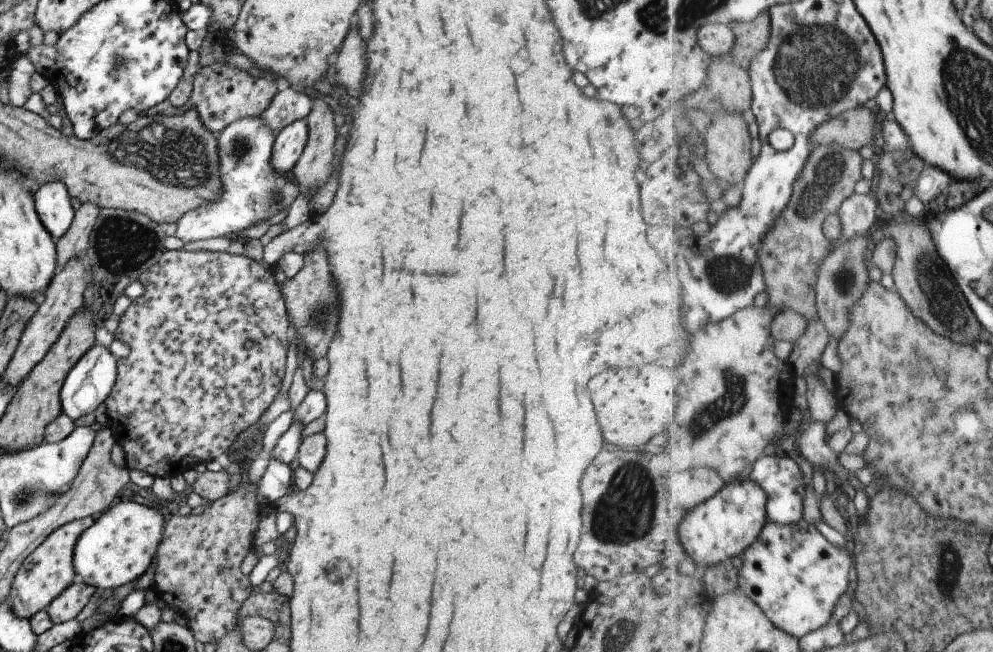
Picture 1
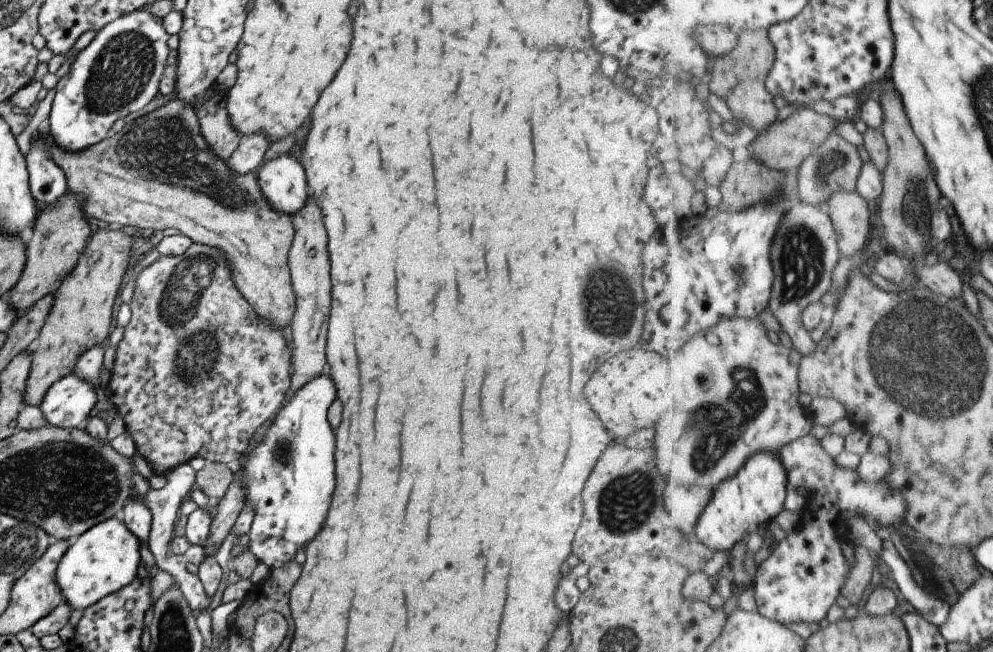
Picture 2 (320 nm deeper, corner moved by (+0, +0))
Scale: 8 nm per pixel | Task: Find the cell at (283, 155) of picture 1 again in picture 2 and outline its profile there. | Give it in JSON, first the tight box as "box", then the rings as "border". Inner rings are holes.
{"box":[257,155,310,218],"border":[[[287,155],[266,162],[257,183],[269,207],[278,215],[292,218],[303,210],[310,194],[302,163]]]}

